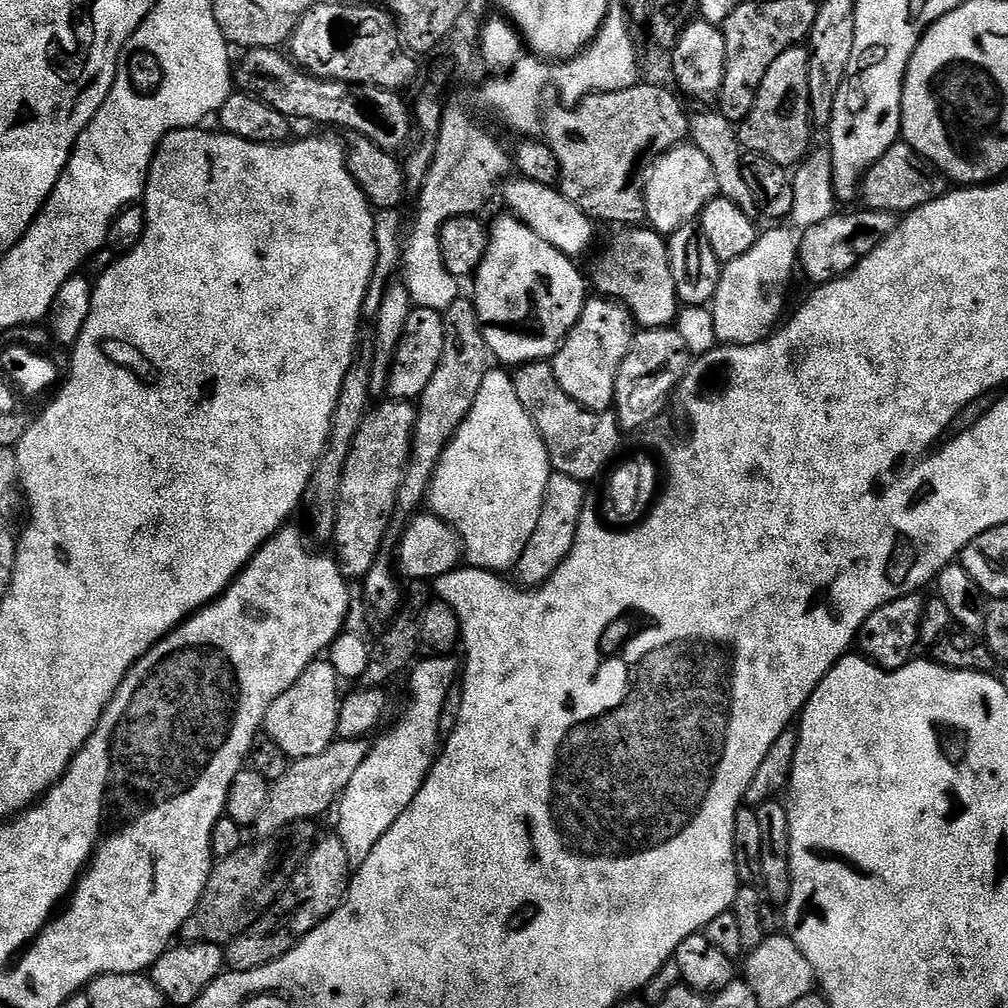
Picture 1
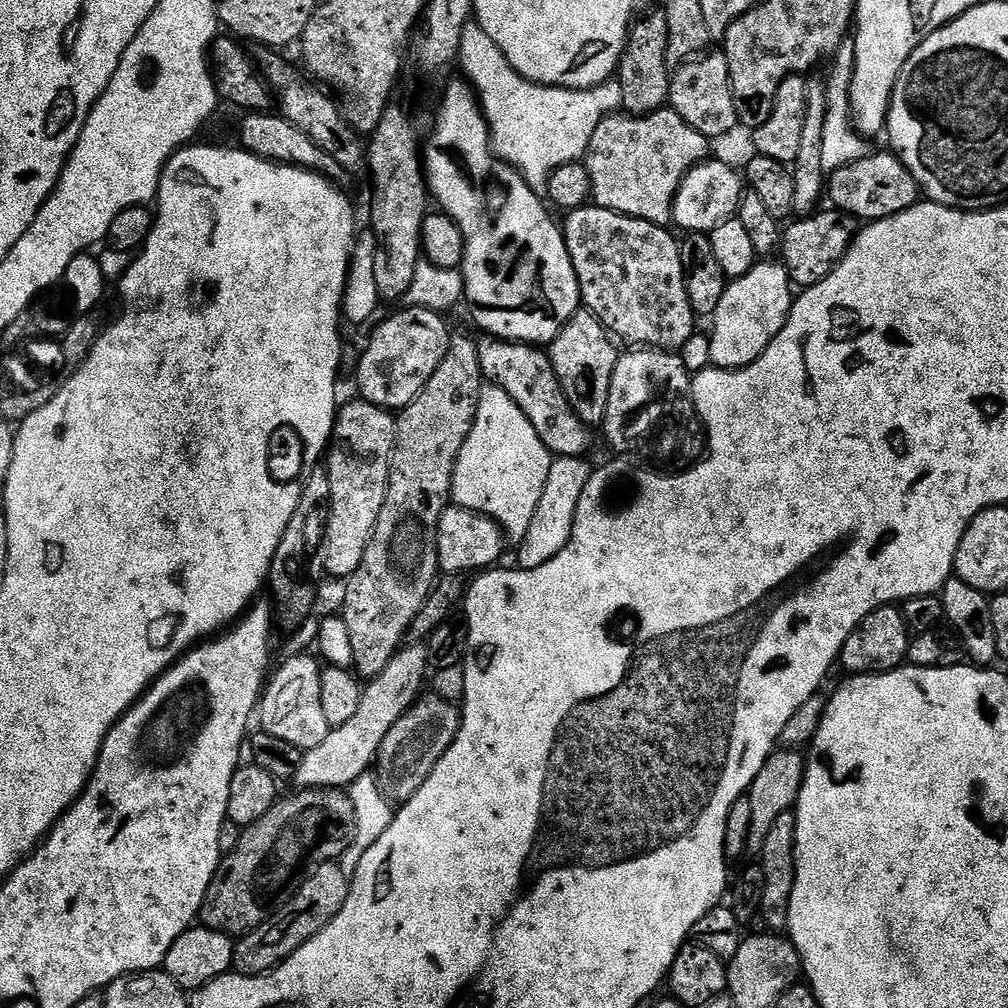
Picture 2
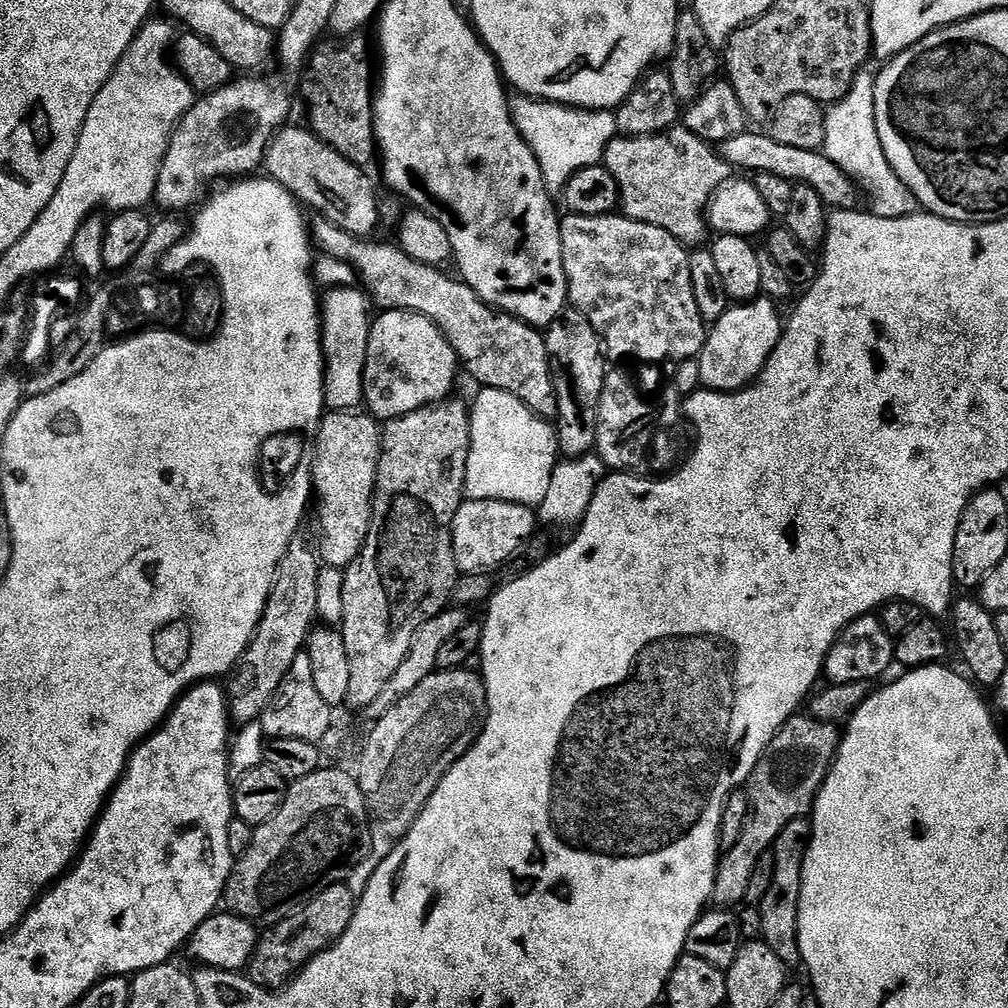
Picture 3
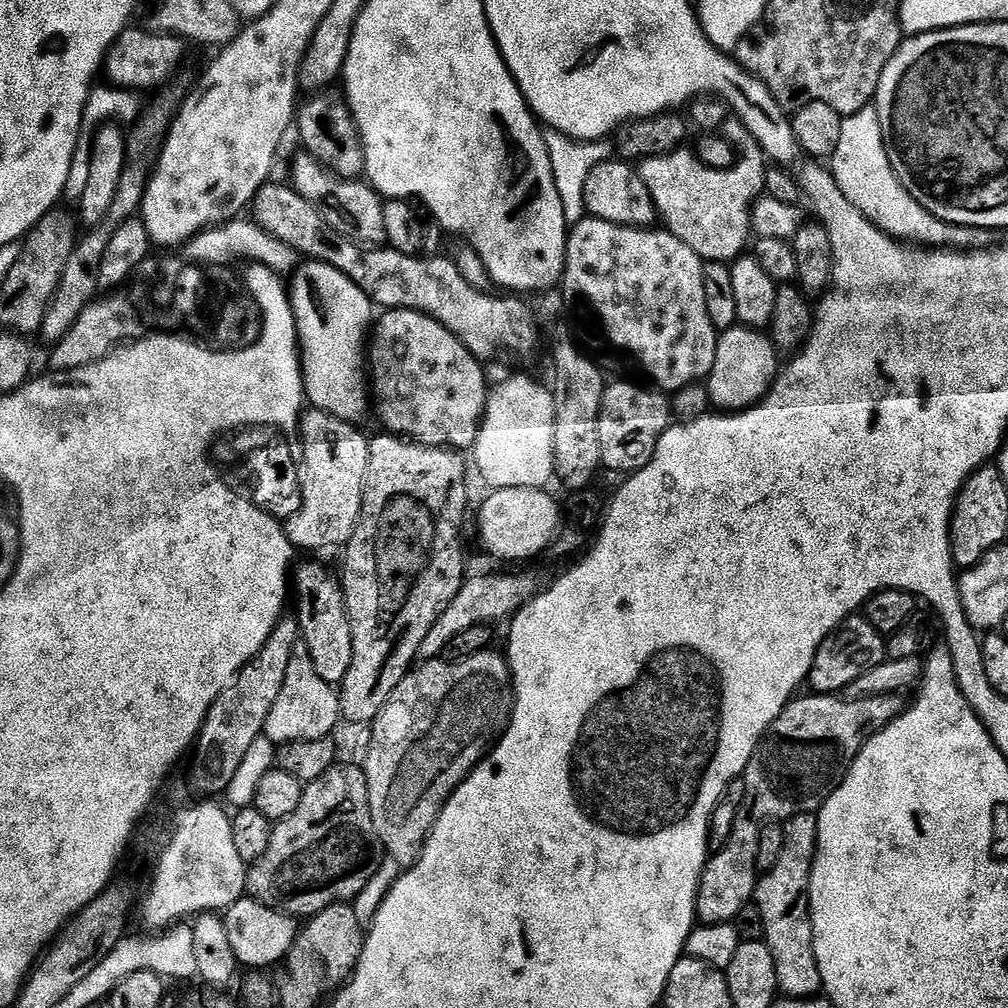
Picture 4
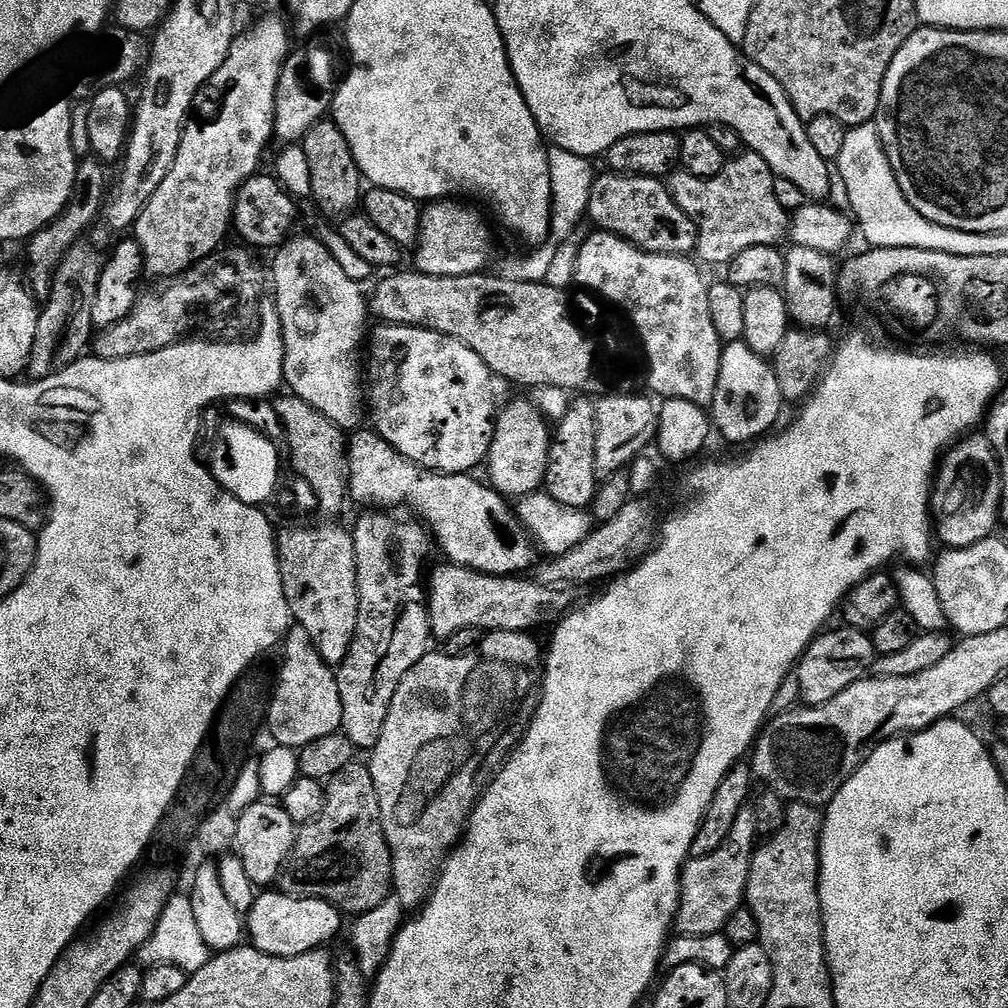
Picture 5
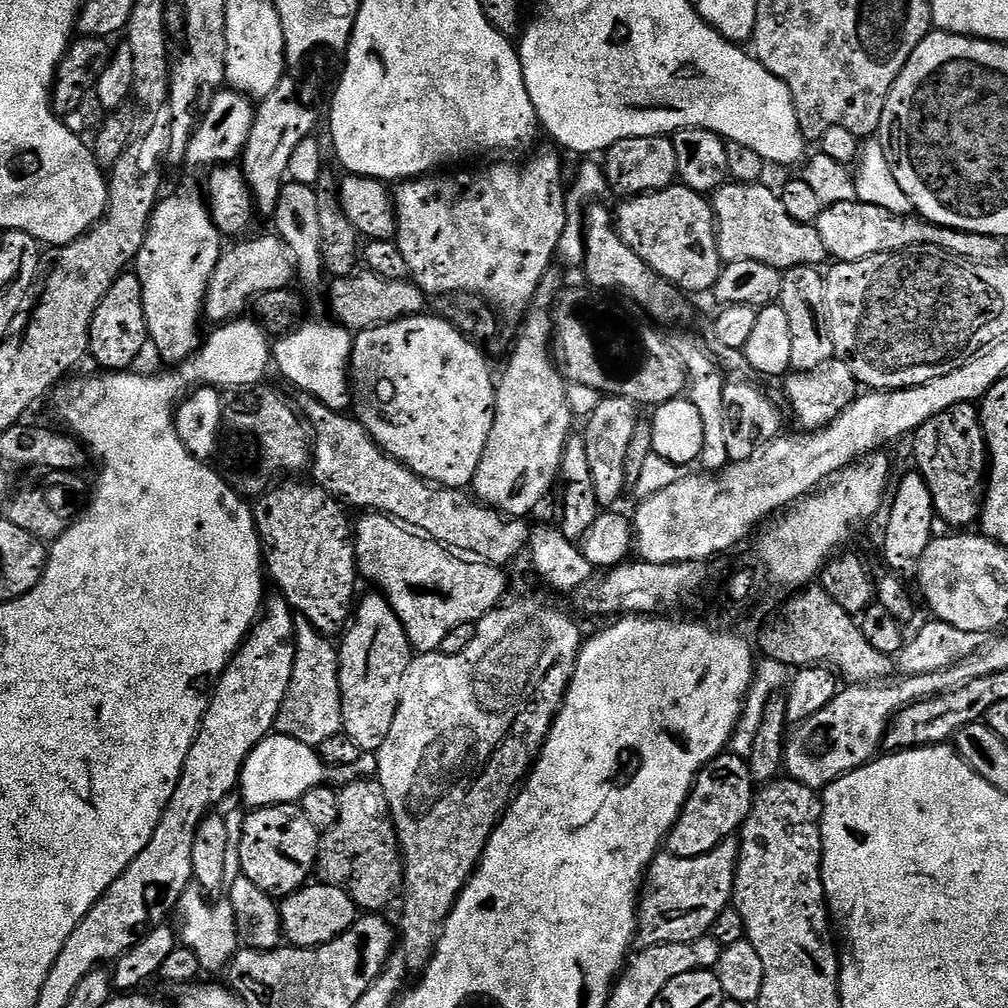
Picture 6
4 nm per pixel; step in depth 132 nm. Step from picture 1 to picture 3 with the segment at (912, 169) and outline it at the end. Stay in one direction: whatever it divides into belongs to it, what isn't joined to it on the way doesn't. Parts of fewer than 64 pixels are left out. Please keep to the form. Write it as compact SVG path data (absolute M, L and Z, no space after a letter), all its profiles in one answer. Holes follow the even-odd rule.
M746 130L742 134L734 134L730 138L719 141L718 155L733 169L744 174L765 172L778 174L778 178L786 178L793 184L809 184L822 198L822 202L832 210L852 210L857 207L856 192L858 185L850 179L823 151L802 150L799 146L786 146L778 142L771 134L764 130Z

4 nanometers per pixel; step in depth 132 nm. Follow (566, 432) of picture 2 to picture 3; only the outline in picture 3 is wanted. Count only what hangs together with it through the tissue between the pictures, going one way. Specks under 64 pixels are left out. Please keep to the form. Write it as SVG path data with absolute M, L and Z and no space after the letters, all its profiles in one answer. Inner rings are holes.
M323 218L313 219L310 224L312 243L325 256L333 256L348 263L356 271L358 284L377 309L386 312L417 312L432 320L438 330L456 351L456 359L477 380L477 385L486 388L497 388L514 394L535 416L551 421L556 414L556 381L552 379L552 357L548 355L548 342L545 333L539 327L491 308L478 294L455 275L447 276L443 267L435 268L422 262L414 262L395 243L379 244L376 238L361 238L342 230Z

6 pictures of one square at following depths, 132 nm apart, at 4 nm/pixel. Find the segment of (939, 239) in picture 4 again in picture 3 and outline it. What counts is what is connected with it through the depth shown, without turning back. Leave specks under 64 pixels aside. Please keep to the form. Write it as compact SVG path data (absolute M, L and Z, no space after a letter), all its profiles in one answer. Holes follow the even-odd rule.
M861 70L847 94L827 109L826 142L822 151L830 158L830 162L834 162L850 179L855 180L863 191L864 188L868 191L872 215L895 220L914 216L921 211L921 206L906 182L894 174L894 166L890 166L886 150L882 150L882 138L878 138L874 114L875 89L876 76L868 73L868 70Z

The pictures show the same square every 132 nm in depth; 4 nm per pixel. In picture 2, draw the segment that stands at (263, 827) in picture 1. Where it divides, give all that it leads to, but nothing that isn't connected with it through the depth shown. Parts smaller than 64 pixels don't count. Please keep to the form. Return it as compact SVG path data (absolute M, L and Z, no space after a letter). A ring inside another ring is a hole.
M420 642L405 643L400 651L394 654L394 658L390 658L382 674L371 677L363 685L358 714L354 714L354 718L350 718L342 726L331 729L322 746L314 746L304 752L302 766L298 766L294 777L295 783L300 783L299 787L304 790L344 790L358 777L365 775L375 765L382 742L386 734L390 734L394 722L398 722L398 718L402 718L416 705L416 701L421 699L425 691L424 679L427 678L428 672L430 673L430 665L427 647Z

